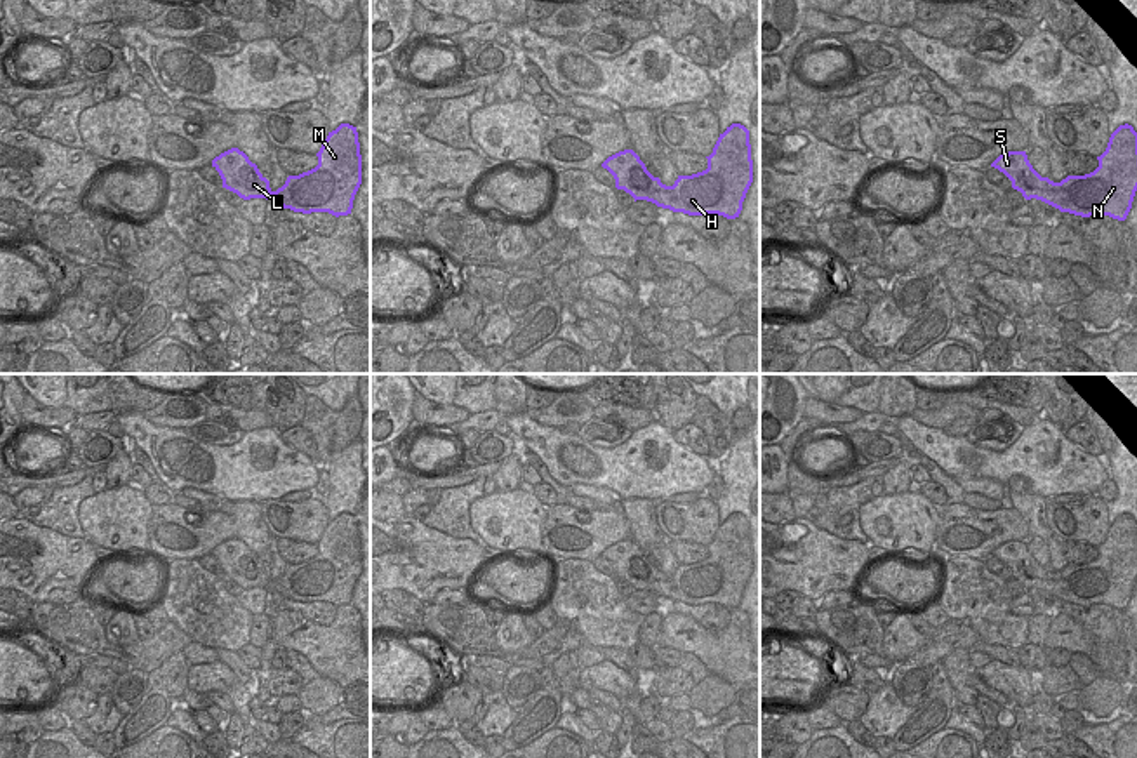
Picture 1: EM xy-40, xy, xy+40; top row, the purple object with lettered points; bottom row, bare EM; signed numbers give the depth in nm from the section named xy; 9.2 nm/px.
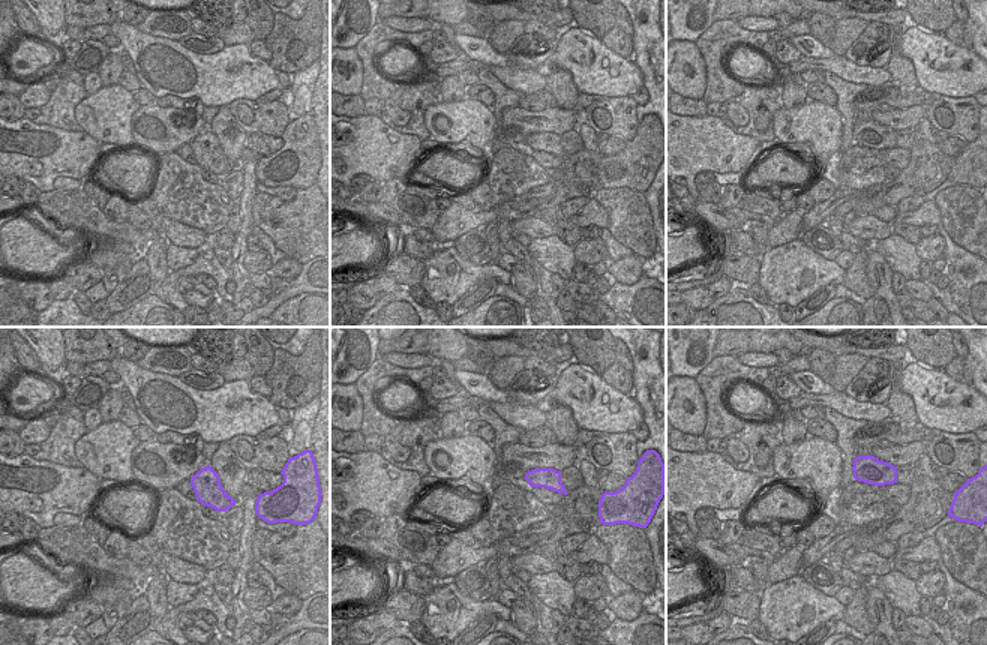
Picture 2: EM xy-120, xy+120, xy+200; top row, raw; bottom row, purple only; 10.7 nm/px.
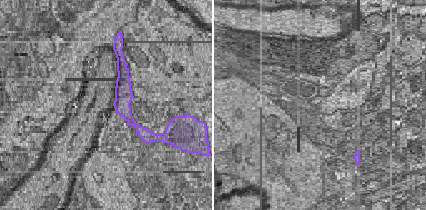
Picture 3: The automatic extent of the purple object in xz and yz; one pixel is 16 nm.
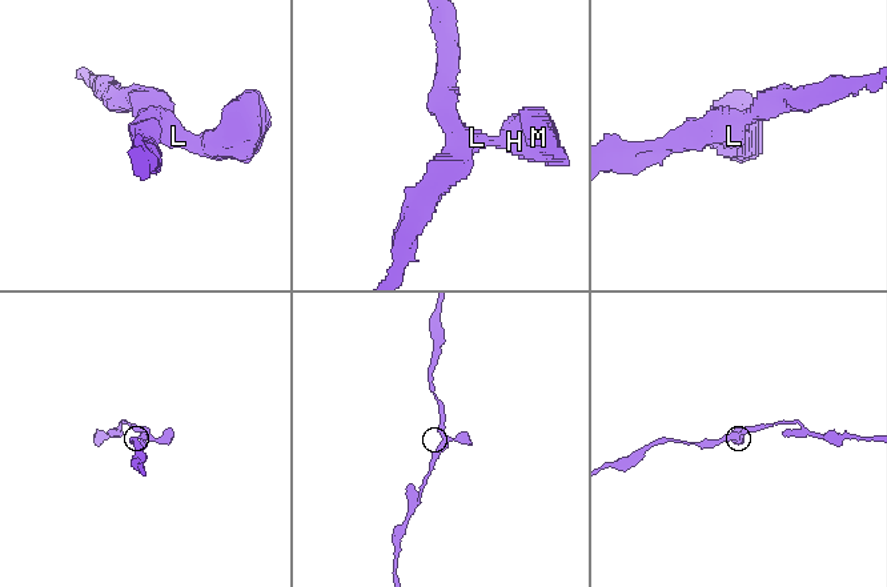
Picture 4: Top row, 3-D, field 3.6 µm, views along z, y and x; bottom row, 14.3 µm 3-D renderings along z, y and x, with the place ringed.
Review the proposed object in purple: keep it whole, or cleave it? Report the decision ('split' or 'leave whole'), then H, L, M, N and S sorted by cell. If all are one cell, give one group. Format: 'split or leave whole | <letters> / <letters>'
leave whole | H L M N S

